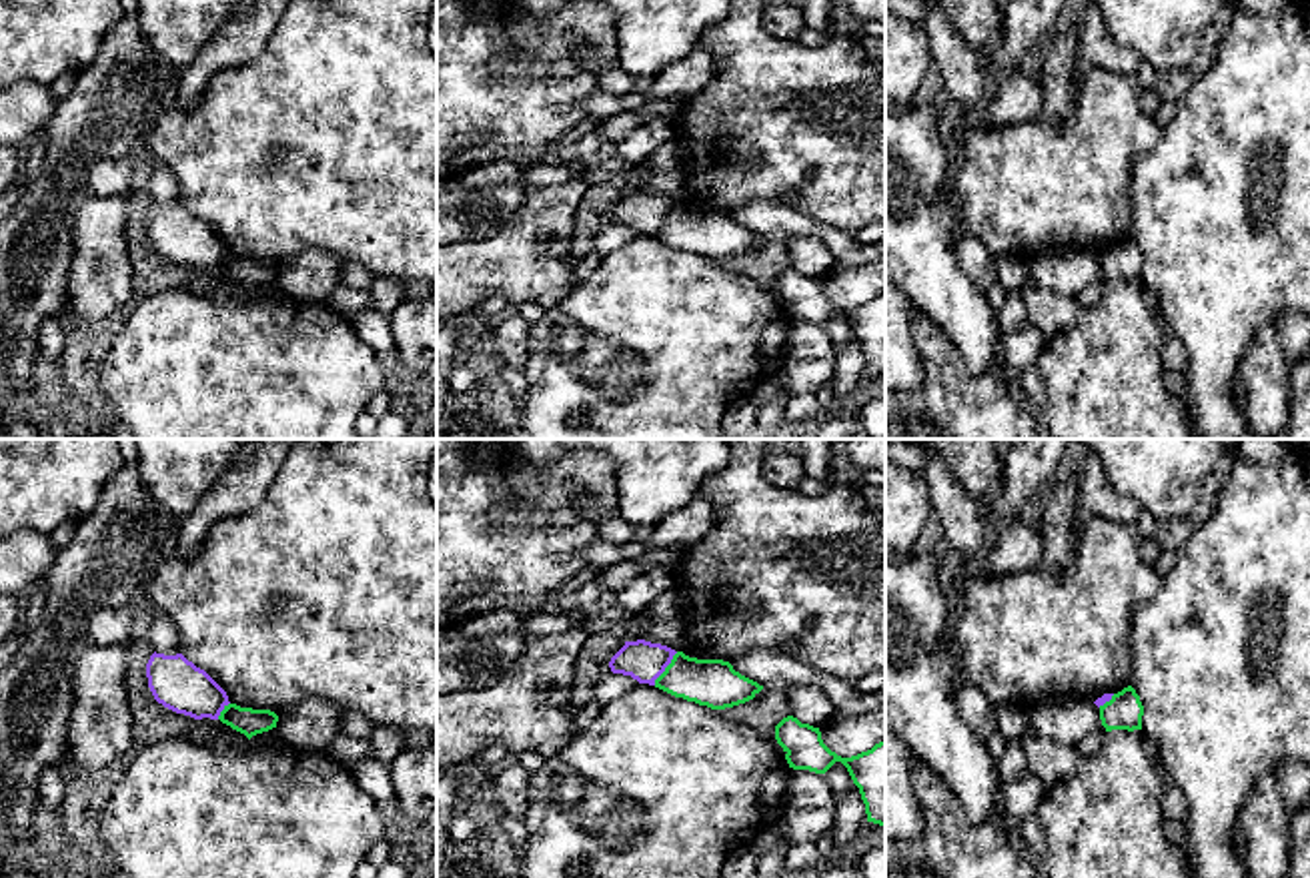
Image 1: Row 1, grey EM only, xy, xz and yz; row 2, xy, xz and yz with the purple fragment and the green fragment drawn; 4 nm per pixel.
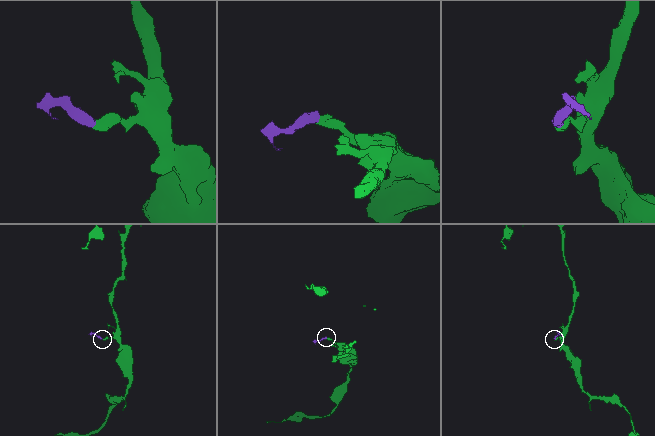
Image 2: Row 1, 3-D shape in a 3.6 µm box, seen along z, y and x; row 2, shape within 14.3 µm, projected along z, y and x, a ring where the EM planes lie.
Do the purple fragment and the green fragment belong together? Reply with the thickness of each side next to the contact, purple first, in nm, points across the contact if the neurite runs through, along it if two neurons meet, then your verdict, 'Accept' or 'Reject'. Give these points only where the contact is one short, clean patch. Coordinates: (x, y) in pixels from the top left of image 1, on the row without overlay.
Thickness 160 nm (purple) against 190 nm. Boundary: xz (678, 203), (653, 235). Reject

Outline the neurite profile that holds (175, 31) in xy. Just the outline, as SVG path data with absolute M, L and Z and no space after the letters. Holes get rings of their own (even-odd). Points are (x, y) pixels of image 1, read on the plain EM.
M138 0L138 28L150 52L184 70L242 0Z

